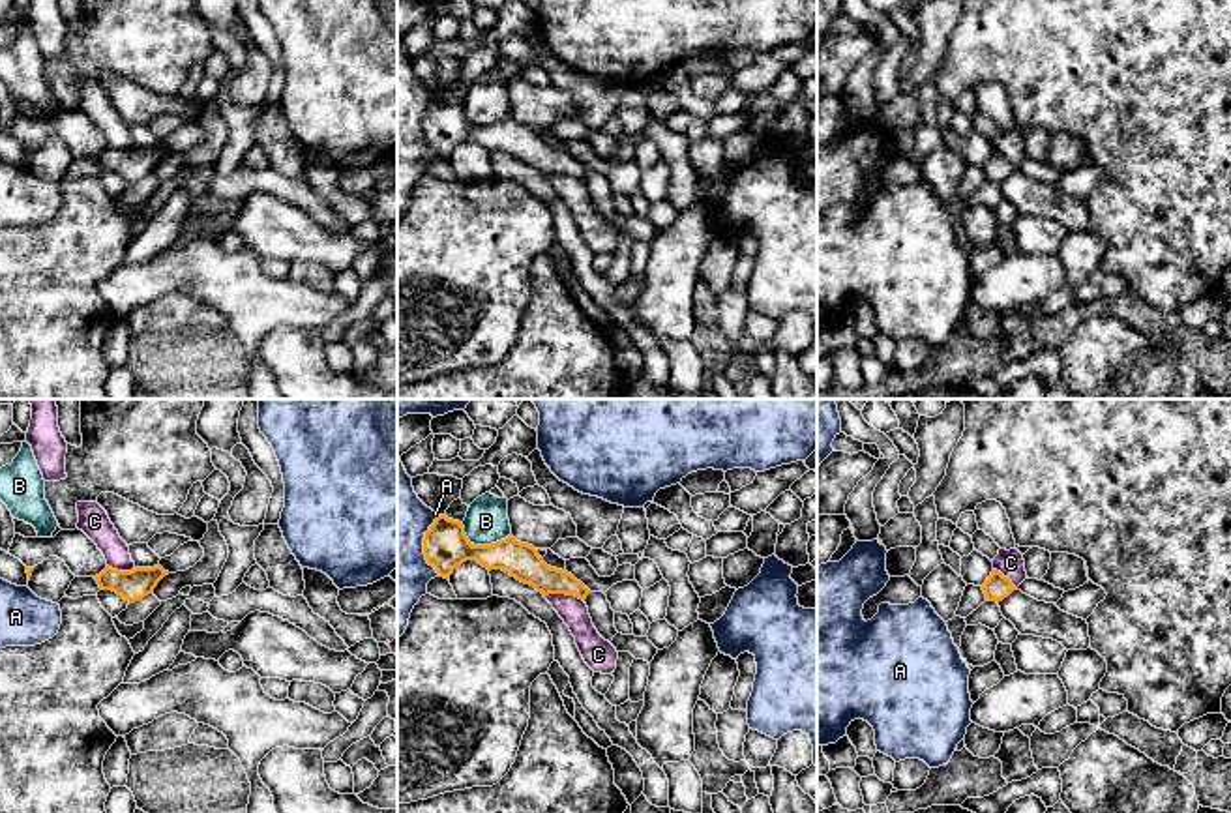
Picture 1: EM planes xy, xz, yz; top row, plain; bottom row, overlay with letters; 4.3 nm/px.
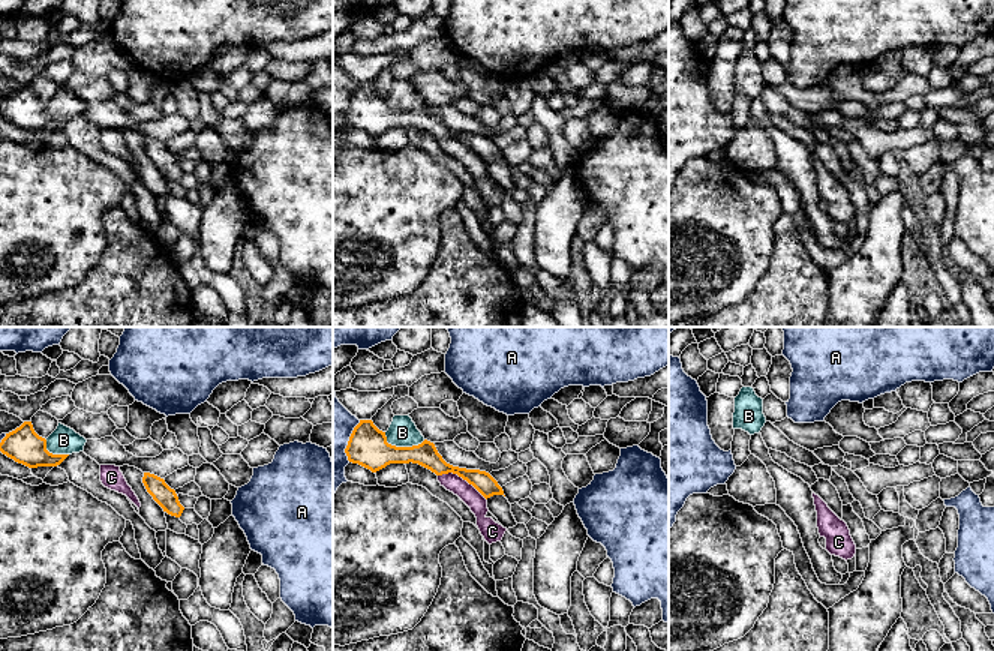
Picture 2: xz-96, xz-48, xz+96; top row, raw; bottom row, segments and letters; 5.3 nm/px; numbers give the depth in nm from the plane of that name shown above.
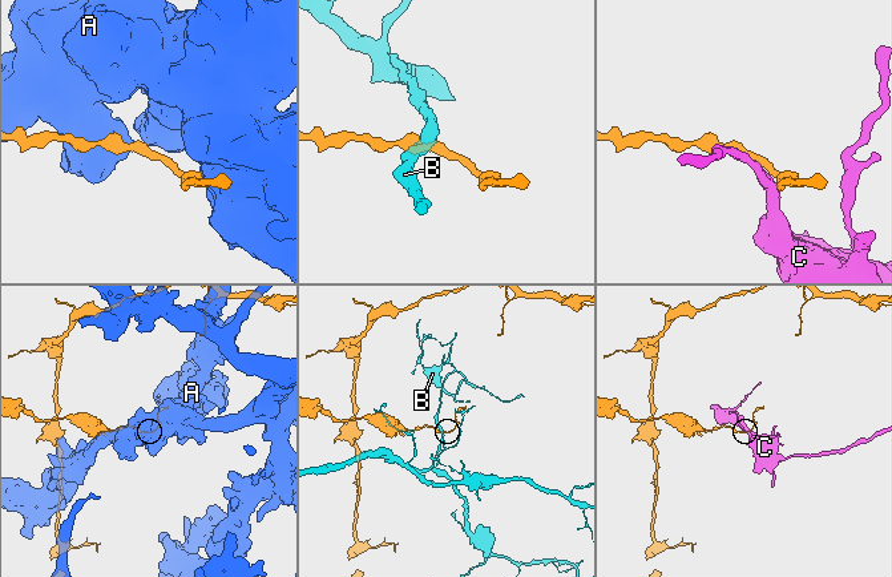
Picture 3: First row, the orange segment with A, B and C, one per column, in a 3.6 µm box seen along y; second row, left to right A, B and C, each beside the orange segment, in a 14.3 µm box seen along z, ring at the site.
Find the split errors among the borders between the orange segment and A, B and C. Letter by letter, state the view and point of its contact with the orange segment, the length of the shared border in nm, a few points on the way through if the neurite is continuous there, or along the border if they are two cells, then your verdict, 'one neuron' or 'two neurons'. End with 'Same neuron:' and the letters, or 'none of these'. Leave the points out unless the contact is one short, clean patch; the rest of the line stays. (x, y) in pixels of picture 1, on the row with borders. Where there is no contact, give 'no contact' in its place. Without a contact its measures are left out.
A: meets orange in xz at (424, 544); contact 260 nm long; two neurons
B: meets orange in xz at (491, 544); contact 170 nm long; border along xz (510, 532), (495, 542), (474, 546); two neurons
C: meets orange in xz at (564, 592); contact 180 nm long; border along xz (544, 594), (574, 594), (583, 602); two neurons
Same neuron: none of these

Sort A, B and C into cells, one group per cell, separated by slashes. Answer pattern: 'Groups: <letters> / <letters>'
Groups: A / B / C

